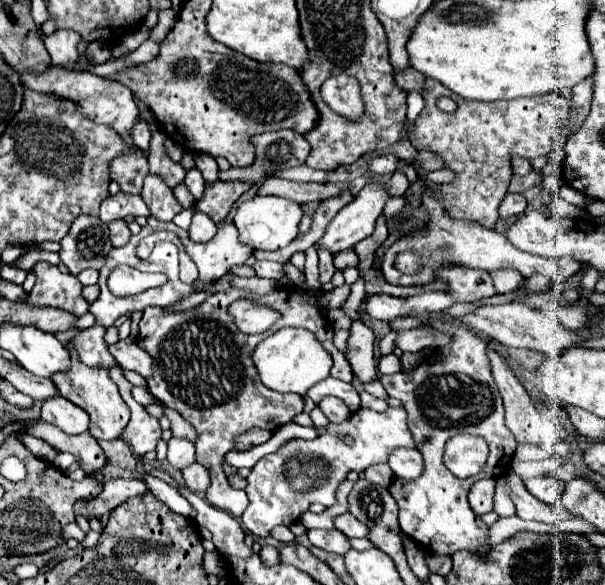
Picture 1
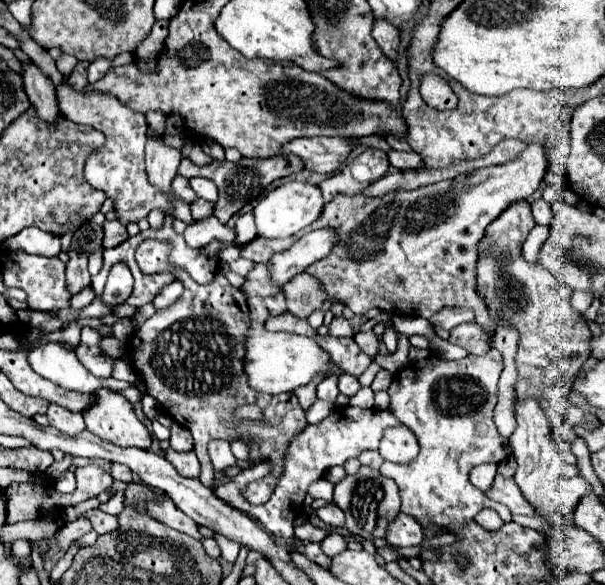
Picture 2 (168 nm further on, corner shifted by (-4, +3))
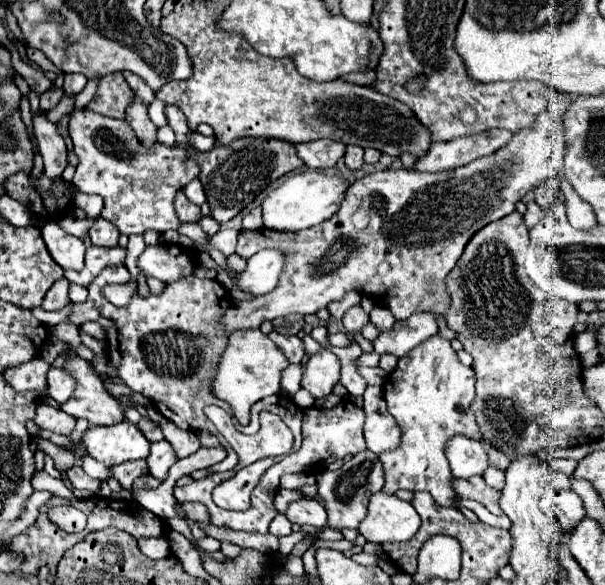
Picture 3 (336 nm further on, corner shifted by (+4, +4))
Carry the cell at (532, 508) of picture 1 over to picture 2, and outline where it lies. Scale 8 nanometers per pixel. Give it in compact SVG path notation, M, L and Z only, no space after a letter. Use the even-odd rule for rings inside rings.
M496 476L494 486L486 494L496 502L506 504L512 514L534 516L534 506L530 506L530 502L526 502L526 498L522 498L522 490L518 490L518 484L514 482L514 478Z

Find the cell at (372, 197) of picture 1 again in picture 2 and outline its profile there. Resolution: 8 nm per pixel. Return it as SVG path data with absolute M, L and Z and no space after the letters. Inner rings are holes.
M320 228L304 234L292 248L276 254L270 260L274 282L278 286L284 286L292 276L304 272L312 262L326 258L326 254L330 254L334 248L334 242L338 242L338 234L334 234L334 230Z

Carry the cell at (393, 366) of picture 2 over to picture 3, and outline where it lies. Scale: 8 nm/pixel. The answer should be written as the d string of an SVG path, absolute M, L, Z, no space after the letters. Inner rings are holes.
M374 305L374 309L370 311L370 321L380 329L380 331L386 331L386 329L392 329L390 325L394 325L394 315L382 307L382 305Z

